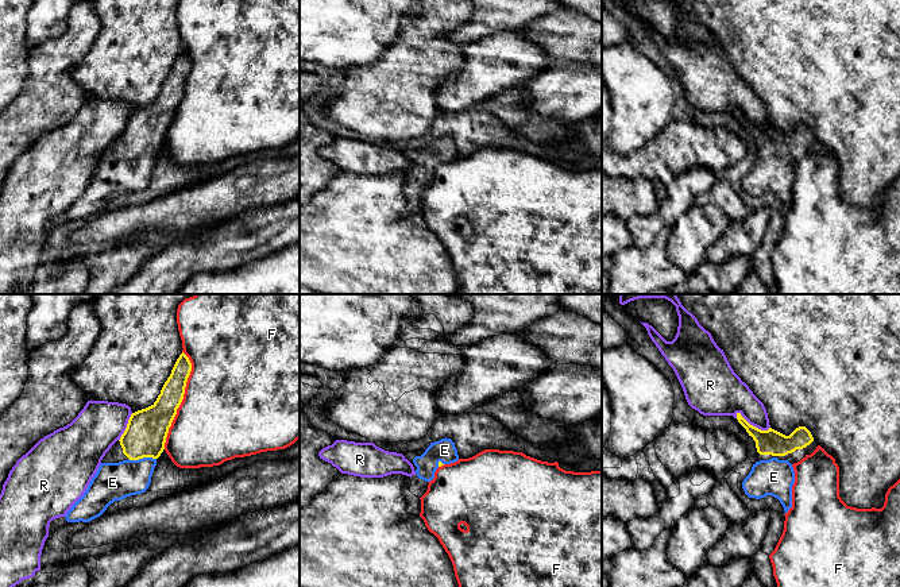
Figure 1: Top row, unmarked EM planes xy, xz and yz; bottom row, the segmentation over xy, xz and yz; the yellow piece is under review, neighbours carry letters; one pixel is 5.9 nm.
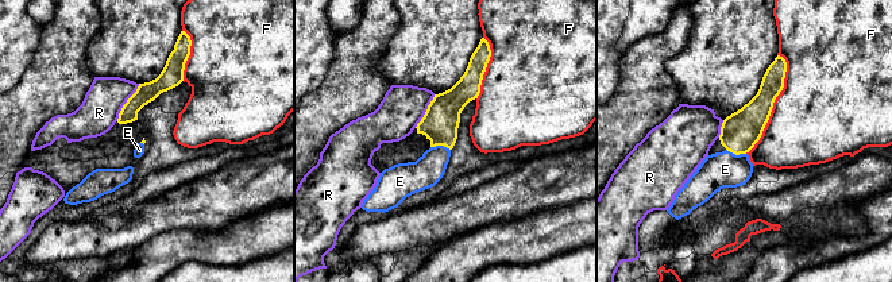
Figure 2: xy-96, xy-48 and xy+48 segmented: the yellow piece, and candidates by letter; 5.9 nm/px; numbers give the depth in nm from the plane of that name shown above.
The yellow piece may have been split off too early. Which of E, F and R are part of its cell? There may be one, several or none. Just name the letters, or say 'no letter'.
E

